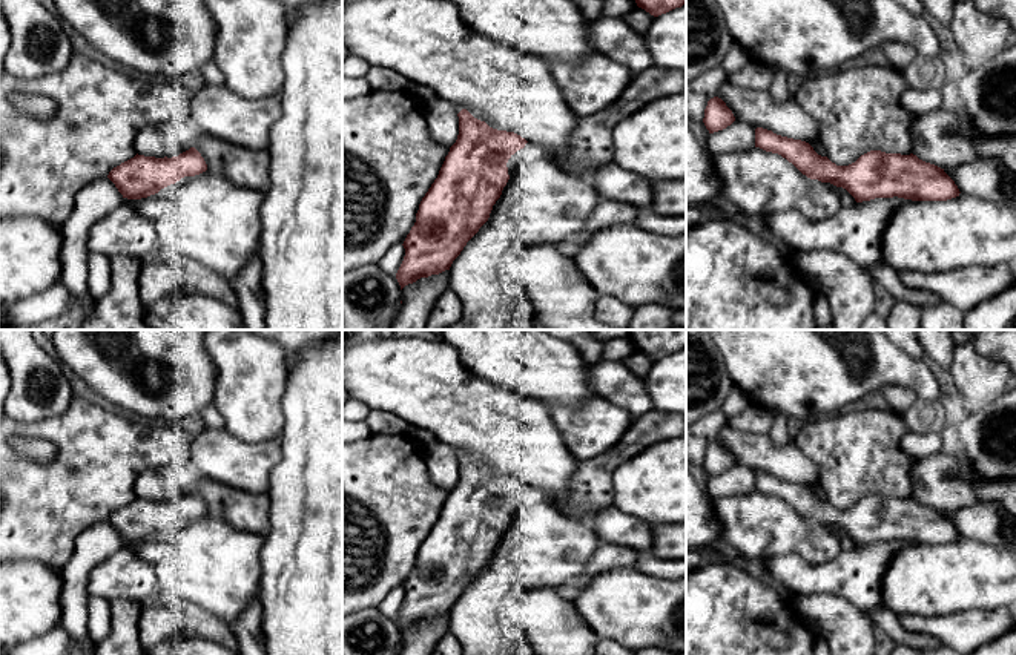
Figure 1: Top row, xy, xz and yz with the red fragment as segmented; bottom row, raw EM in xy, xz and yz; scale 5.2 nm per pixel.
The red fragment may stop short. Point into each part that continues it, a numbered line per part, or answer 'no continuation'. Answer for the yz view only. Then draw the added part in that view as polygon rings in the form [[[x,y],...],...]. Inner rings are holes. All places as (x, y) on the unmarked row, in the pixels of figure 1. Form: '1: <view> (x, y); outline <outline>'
no continuation

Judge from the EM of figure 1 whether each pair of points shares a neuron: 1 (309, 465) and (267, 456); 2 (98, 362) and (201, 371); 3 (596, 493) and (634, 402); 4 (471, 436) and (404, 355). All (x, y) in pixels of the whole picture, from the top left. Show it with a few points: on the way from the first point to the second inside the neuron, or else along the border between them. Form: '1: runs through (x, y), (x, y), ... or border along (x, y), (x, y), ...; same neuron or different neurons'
1: border along (280, 439), (281, 459), (270, 473), (267, 493); different neurons
2: runs through (125, 381), (154, 402), (163, 401), (175, 388); same neuron
3: border along (653, 407), (634, 418); different neurons
4: runs through (459, 416), (418, 375); same neuron

